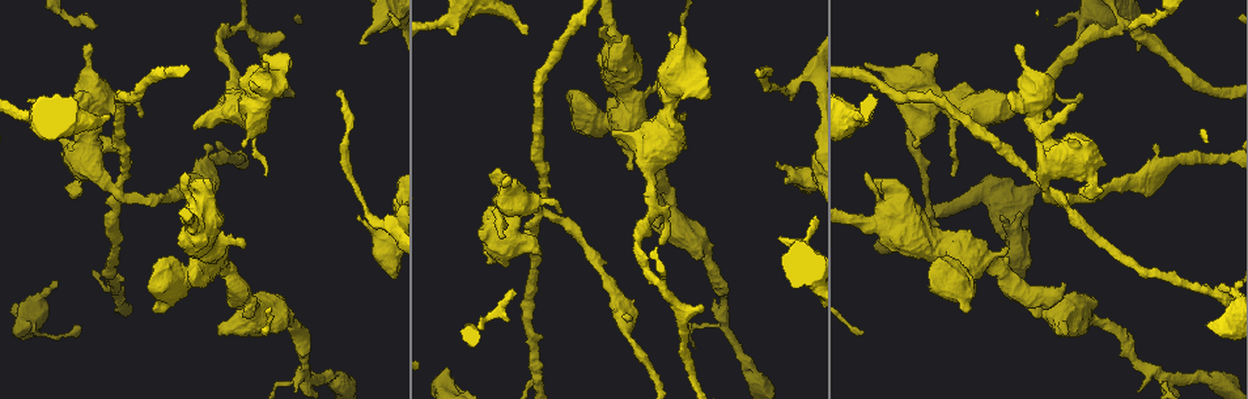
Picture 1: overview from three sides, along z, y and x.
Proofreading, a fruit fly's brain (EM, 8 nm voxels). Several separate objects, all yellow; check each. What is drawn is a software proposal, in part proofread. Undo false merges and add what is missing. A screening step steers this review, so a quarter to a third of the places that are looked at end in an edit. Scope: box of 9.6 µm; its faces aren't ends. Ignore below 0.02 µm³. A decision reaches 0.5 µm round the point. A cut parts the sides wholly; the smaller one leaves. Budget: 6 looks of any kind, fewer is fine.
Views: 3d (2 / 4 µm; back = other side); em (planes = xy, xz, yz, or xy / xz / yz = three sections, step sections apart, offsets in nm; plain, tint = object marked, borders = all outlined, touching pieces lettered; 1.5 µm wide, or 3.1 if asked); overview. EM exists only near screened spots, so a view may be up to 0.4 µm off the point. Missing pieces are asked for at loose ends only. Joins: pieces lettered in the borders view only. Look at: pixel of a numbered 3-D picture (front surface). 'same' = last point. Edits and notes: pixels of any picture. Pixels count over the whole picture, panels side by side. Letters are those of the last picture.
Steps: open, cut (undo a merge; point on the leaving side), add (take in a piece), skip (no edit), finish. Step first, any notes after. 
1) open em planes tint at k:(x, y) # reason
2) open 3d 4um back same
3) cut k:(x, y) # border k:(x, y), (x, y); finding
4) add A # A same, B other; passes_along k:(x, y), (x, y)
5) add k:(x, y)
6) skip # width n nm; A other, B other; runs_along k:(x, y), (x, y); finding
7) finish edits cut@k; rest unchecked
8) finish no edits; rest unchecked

open em planes borders at 1:(777, 238) # free end

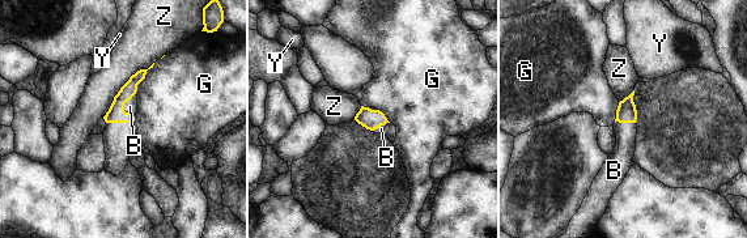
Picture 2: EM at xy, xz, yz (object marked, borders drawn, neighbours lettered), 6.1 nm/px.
add B # longest_contact Z 460 nm; B same, G other, Y other, Z other; passes_along 2:(115, 114), (123, 106), (130, 106); the cell continues

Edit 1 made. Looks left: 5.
open overview # see it whole again

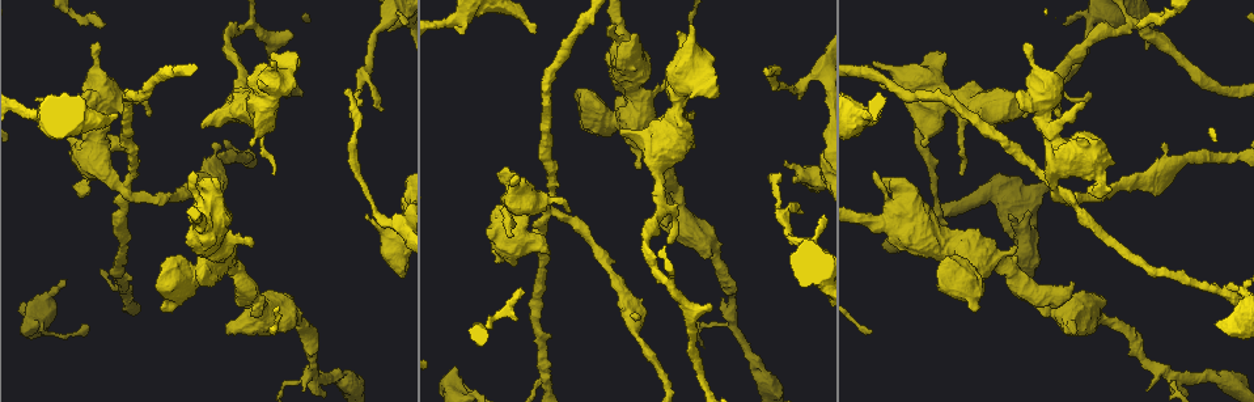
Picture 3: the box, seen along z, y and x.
open em xz step 4 plain at 3:(794, 180) # stops while still wide

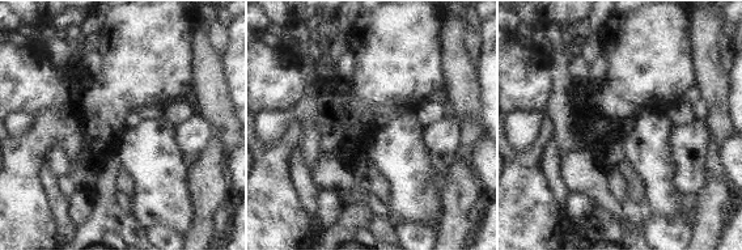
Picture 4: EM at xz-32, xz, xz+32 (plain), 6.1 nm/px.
open em xz step 4 borders same # see the neighbours

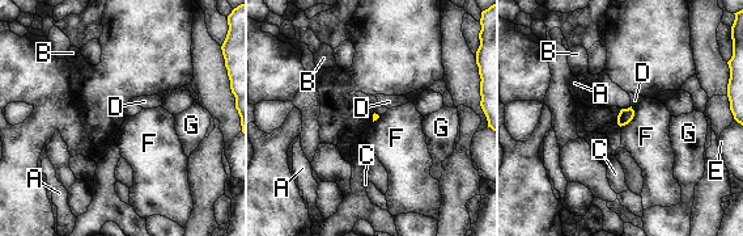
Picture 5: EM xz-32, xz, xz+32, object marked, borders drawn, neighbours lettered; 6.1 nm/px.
skip # A other, B other, C other, D other, E other, F other, G other; border 5:(635, 110), (635, 116), (620, 127); no lettered piece goes on from it

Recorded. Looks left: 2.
open em xy step 4 borders at 3:(1235, 327) # sharp bend

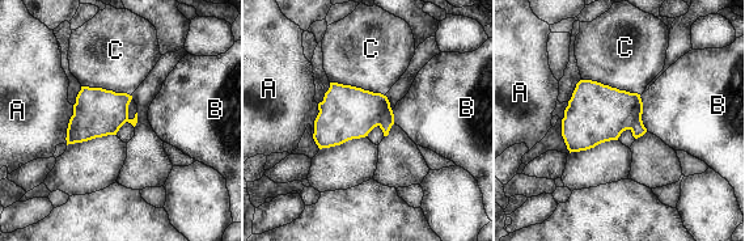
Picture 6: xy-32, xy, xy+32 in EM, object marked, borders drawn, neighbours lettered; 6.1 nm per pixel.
cut 6:(386, 119) # A other, B other, C other; border 6:(389, 106), (380, 117), (377, 125); two cells meet here

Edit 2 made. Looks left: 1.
finish edits add@2, cut@6; rest unchecked

